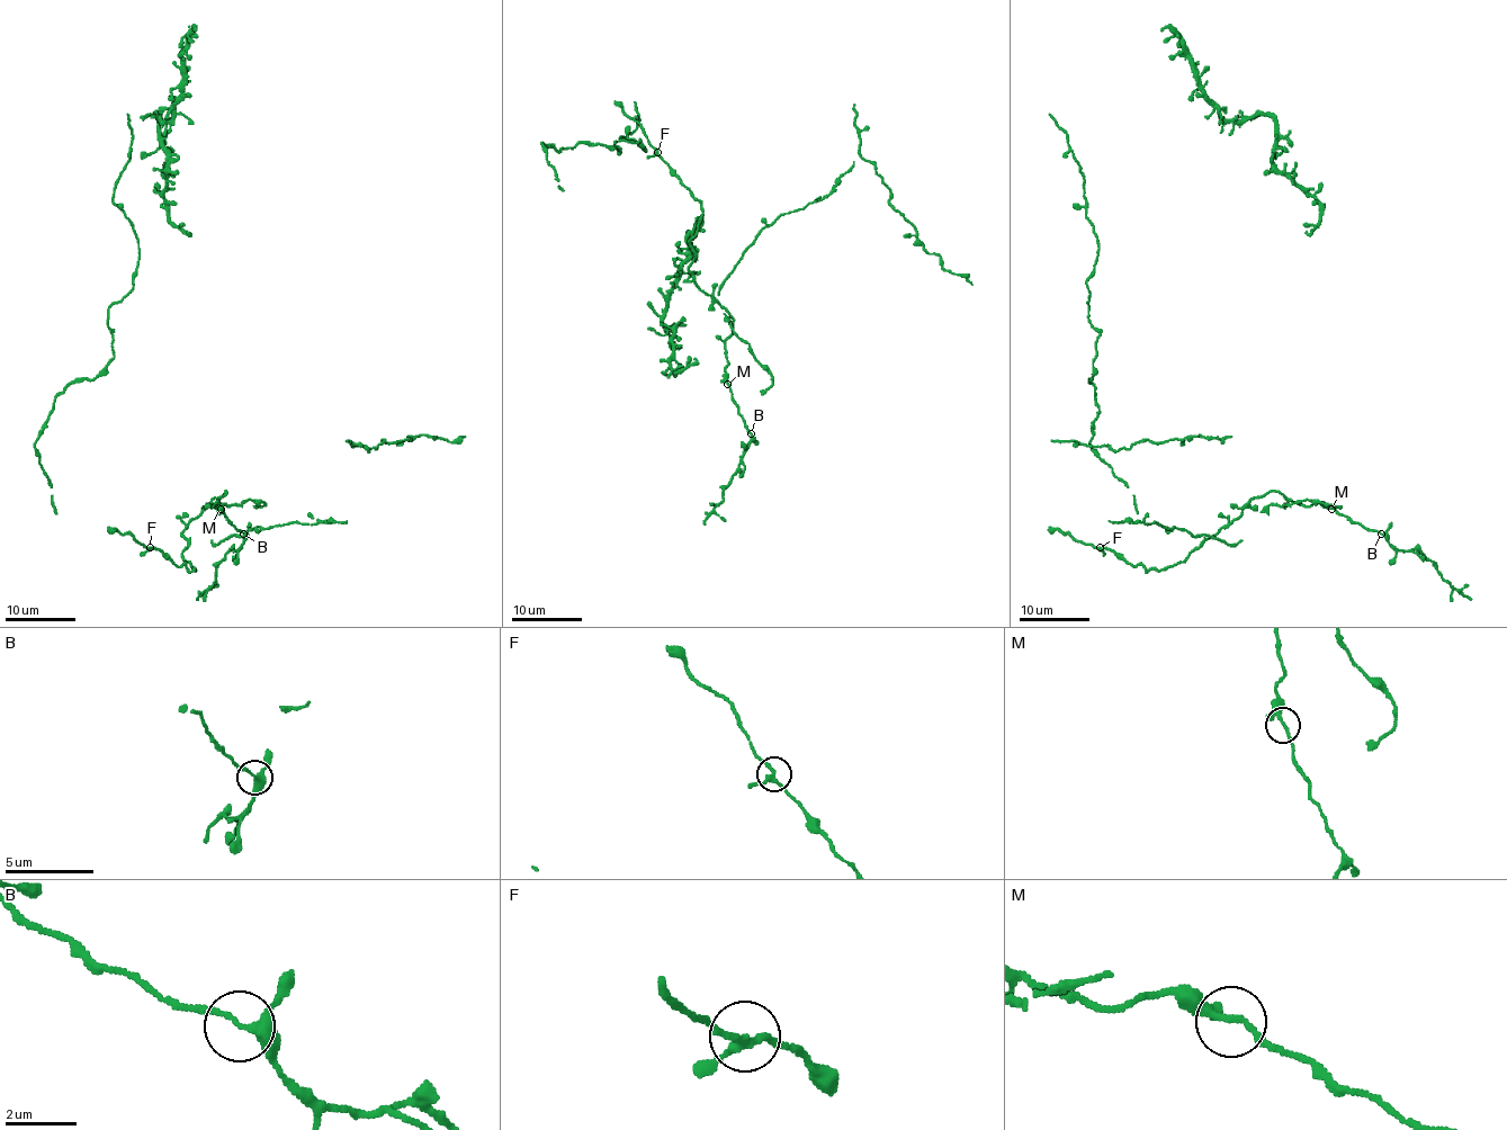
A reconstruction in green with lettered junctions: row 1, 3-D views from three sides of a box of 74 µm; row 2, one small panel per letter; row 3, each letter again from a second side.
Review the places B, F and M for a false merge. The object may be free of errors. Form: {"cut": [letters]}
{"cut": []}

